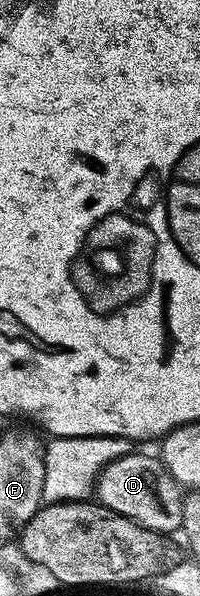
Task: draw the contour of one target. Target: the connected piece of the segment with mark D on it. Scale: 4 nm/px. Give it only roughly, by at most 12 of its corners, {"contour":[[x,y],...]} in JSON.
{"contour":[[132,452],[108,462],[93,491],[99,505],[162,531],[167,490],[158,457]]}

